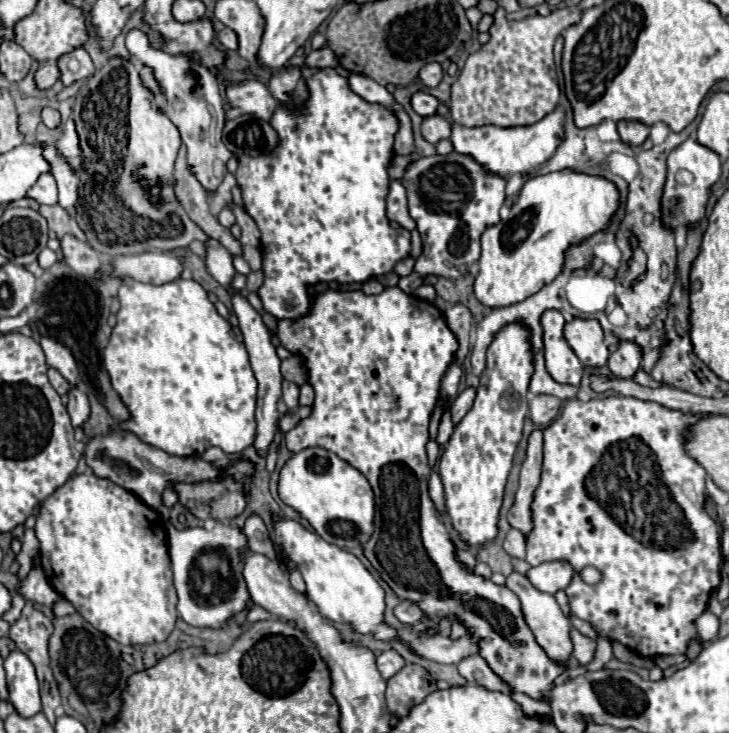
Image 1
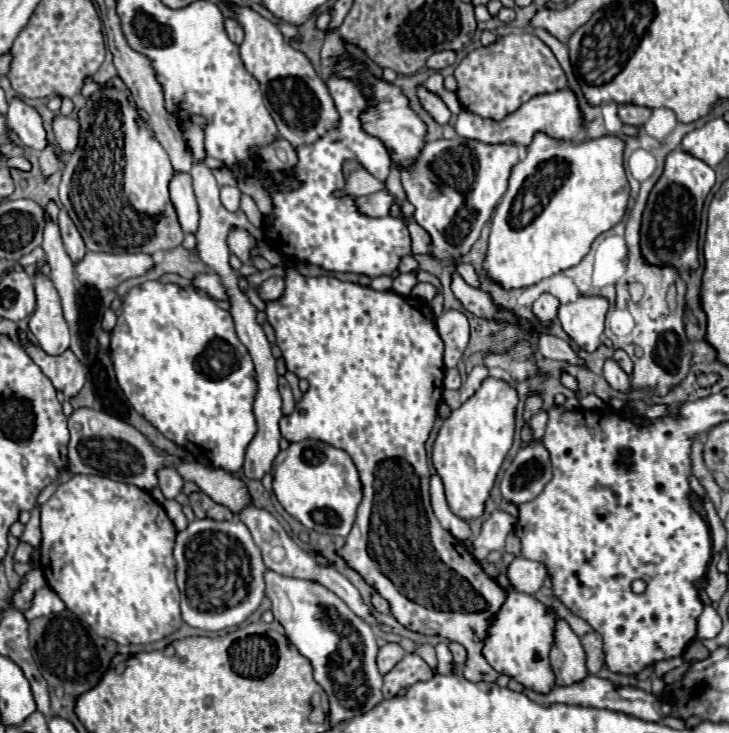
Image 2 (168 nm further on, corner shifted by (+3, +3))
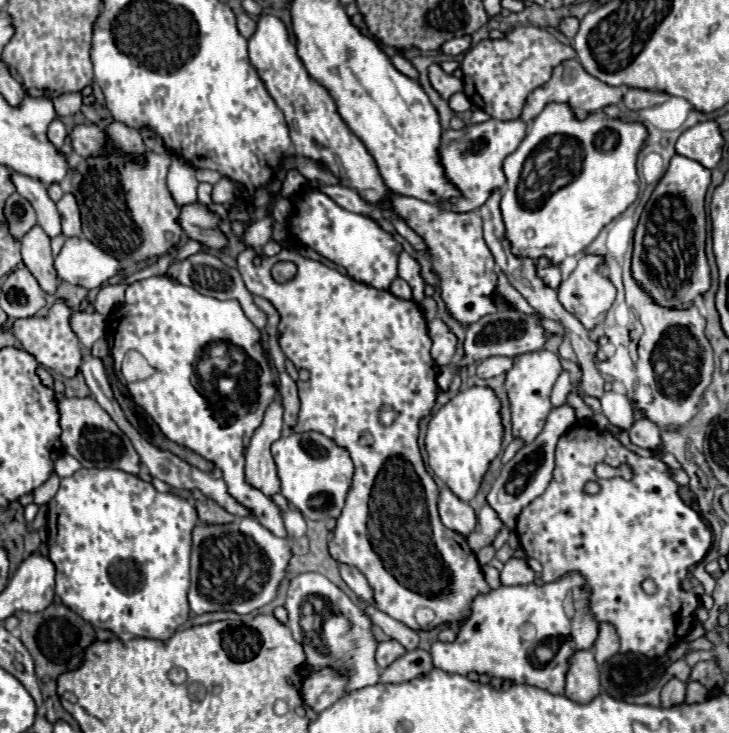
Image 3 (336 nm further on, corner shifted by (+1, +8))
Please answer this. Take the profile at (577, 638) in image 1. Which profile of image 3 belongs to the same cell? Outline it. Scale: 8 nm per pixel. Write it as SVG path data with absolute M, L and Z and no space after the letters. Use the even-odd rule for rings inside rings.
M600 624L600 636L592 648L594 658L598 664L604 664L608 658L612 658L620 650L620 638L616 636L616 628L612 624Z

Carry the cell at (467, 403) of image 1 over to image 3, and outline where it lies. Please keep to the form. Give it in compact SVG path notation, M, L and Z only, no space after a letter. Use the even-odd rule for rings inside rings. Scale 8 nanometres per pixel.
M490 356L478 364L478 376L480 378L492 378L508 372L512 368L512 358L508 356Z

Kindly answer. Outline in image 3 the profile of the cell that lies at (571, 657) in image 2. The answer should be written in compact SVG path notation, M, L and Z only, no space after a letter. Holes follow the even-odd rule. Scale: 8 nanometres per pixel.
M576 652L570 660L570 670L566 676L566 696L578 704L588 704L588 700L600 694L598 668L592 652Z

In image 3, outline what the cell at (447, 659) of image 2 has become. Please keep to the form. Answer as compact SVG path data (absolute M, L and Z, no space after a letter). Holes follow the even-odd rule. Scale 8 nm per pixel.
M568 572L560 580L526 586L500 586L472 600L471 614L460 625L456 640L432 644L434 666L450 674L488 674L514 684L532 684L552 694L564 694L566 672L574 652L592 650L598 636L598 620L590 612L588 582L580 572Z

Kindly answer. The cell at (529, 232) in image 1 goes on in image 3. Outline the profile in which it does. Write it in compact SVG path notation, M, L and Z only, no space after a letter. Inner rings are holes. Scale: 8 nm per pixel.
M548 104L548 108L532 120L518 150L504 160L506 186L500 208L512 252L522 258L546 256L554 264L560 264L564 258L588 248L598 232L638 198L636 160L646 146L646 136L648 130L644 122L622 122L604 112L594 112L580 120L568 104Z

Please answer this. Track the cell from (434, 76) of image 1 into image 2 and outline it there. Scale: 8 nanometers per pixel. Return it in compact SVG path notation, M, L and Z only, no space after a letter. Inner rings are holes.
M440 51L440 53L434 53L434 55L428 57L426 67L428 69L434 69L434 71L440 71L440 69L452 65L454 59L456 59L456 53L454 51Z

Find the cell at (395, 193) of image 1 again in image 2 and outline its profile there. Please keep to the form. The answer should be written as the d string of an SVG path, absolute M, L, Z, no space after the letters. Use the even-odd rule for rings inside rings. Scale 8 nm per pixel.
M384 189L378 193L366 195L366 197L358 197L356 205L368 217L386 217L386 215L390 215L390 207L394 205L394 195Z

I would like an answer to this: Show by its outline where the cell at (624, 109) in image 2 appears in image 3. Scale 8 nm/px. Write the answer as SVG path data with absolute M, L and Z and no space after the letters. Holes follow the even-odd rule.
M626 88L622 102L630 110L642 110L642 108L658 106L658 104L666 102L668 98L670 98L668 92L648 92L648 90L640 90L640 88Z

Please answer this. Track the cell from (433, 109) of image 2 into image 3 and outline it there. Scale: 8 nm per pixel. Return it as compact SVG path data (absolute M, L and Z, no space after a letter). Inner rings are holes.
M432 64L432 66L428 68L428 72L430 72L430 82L432 82L432 86L440 92L440 96L442 96L444 100L448 100L452 94L464 90L462 80L456 78L456 76L452 76L452 74L446 74L446 72L440 68L440 64Z

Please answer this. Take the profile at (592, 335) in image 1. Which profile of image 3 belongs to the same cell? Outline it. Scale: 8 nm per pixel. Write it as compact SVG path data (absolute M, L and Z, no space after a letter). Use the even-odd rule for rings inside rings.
M584 254L584 256L580 256L578 266L574 268L574 272L558 288L560 304L570 314L574 314L588 330L594 328L596 324L604 322L604 316L606 316L608 308L612 306L614 298L616 298L616 288L610 282L610 278L606 276L606 264L604 264L602 256L598 256L598 254Z

